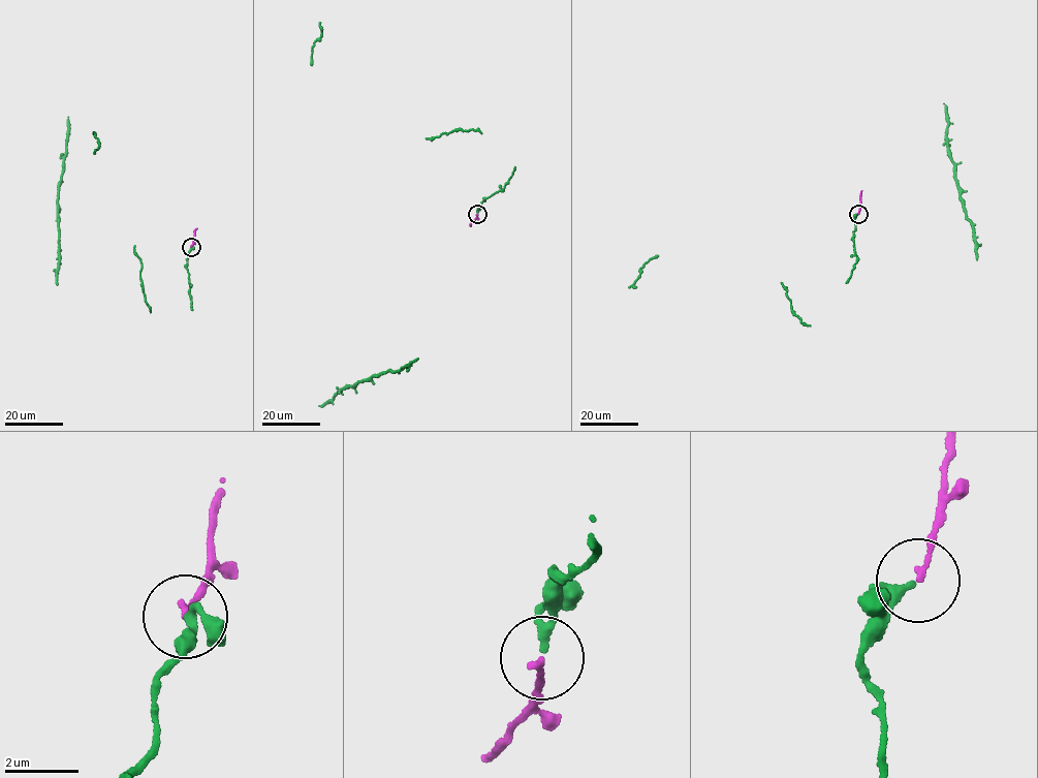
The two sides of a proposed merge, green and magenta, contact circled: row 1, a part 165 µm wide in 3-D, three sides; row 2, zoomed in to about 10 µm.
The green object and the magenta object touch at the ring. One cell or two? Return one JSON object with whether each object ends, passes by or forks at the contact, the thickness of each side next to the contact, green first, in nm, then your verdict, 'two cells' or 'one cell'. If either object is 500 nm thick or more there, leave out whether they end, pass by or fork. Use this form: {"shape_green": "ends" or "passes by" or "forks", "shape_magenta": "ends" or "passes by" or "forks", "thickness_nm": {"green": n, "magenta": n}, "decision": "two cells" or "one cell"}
{"shape_green": "passes by", "shape_magenta": "ends", "thickness_nm": {"green": 170, "magenta": 130}, "decision": "one cell"}

